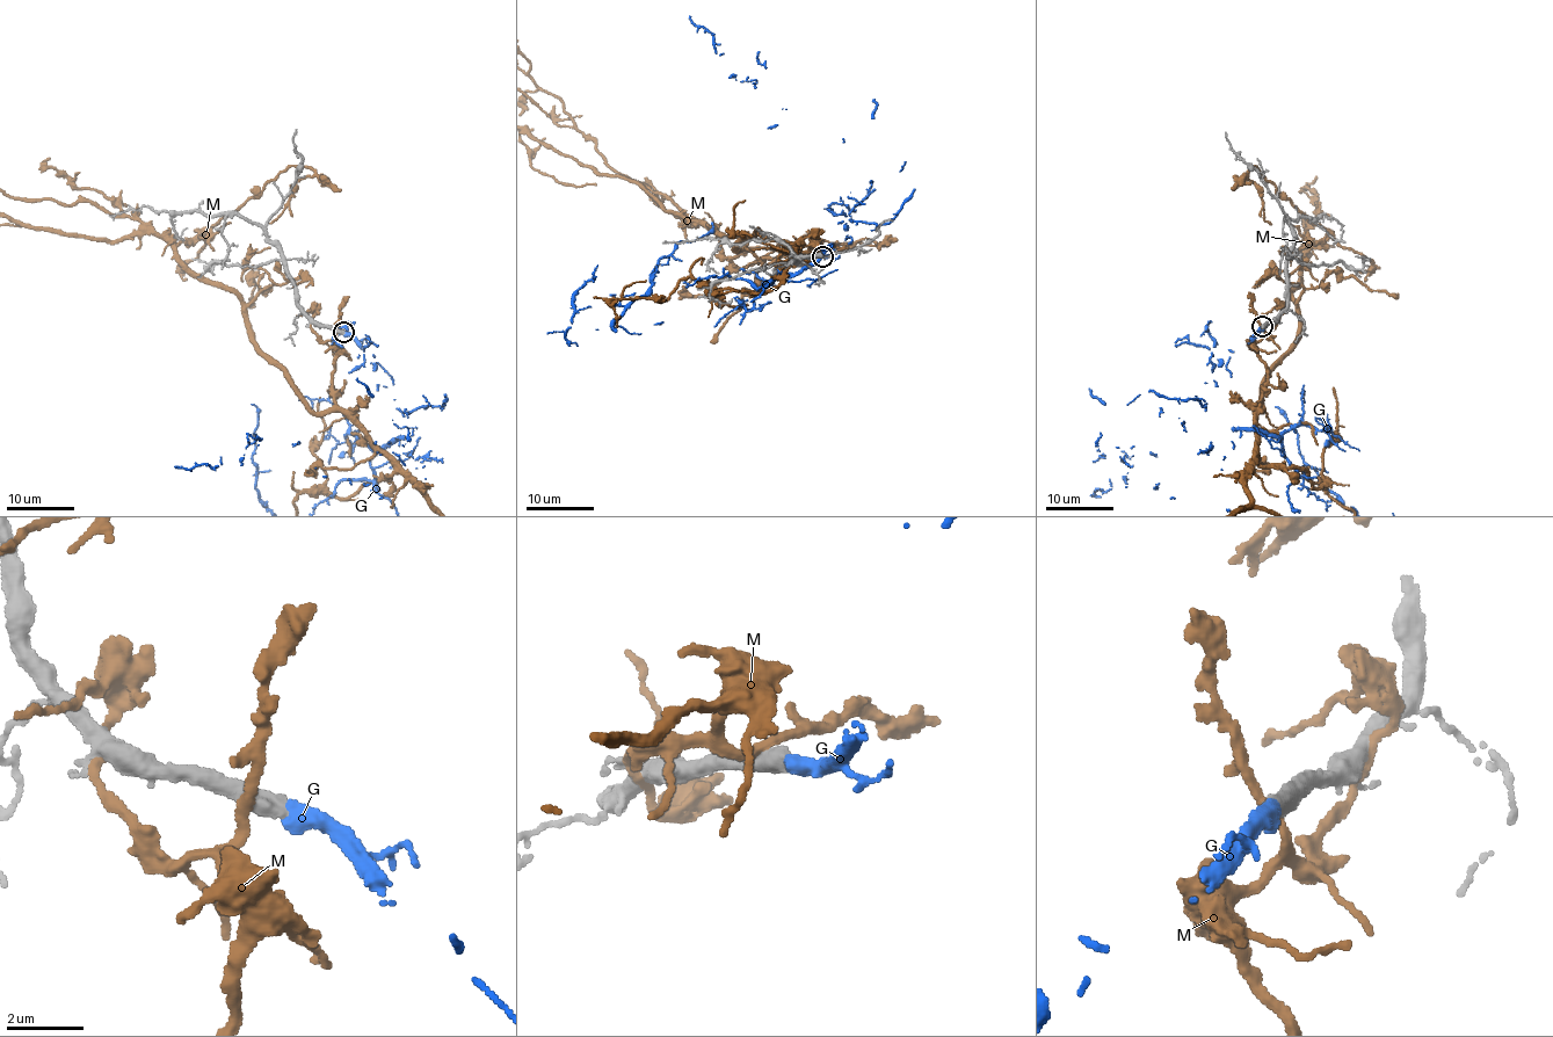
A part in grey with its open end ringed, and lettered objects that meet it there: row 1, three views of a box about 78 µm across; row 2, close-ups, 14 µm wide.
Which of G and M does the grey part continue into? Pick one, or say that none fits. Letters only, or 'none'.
G

